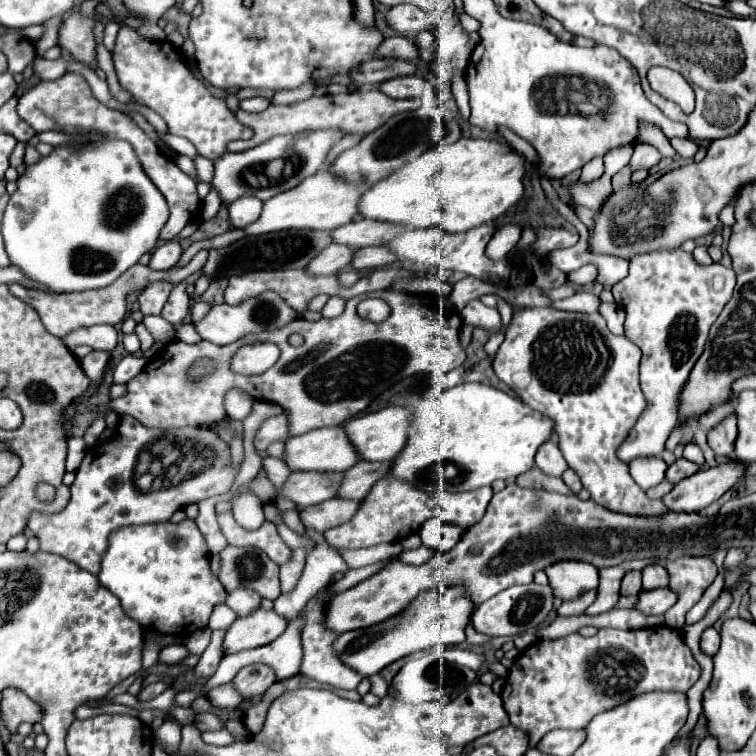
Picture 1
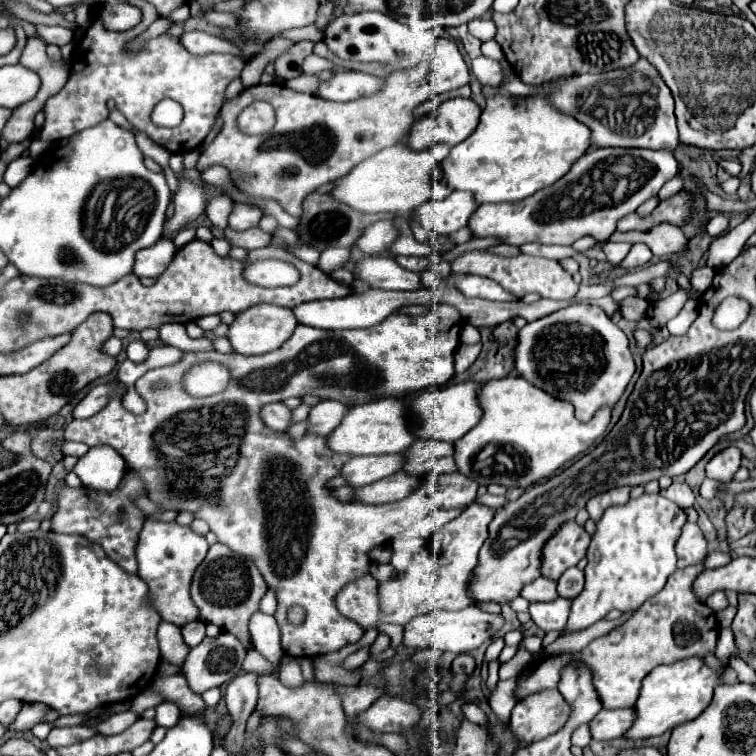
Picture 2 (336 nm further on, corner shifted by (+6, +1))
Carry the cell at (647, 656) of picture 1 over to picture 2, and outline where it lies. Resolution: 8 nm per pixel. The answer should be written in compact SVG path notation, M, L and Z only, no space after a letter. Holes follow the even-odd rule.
M702 564L676 570L668 578L664 588L652 598L648 598L626 624L618 626L606 636L592 640L578 656L546 656L544 660L538 660L536 668L532 670L532 676L520 682L518 690L520 698L544 688L556 688L564 662L572 658L580 658L592 666L594 686L600 694L602 706L608 710L634 706L634 702L640 696L644 676L660 664L672 664L686 656L702 656L710 666L716 666L712 650L716 648L720 626L714 610L708 608L692 589L694 580L702 572L704 572Z

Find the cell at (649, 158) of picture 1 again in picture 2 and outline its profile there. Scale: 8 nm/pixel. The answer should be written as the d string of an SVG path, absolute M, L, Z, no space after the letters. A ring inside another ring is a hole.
M592 148L588 154L584 154L572 170L560 178L550 188L544 188L536 192L534 196L520 200L520 202L504 202L504 204L482 204L476 214L472 216L472 222L468 224L470 230L476 234L476 238L488 238L496 236L502 238L506 244L526 244L526 242L540 242L540 244L572 244L574 240L582 236L592 236L598 242L606 240L612 232L616 232L616 224L620 218L624 218L630 212L636 212L636 208L648 200L650 196L658 194L662 184L678 174L678 162L672 152L668 150L644 150L644 148ZM620 180L626 180L626 192L622 196L616 196L614 190L620 184Z

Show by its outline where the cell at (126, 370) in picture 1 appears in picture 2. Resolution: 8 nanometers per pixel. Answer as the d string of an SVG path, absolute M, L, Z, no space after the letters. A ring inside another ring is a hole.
M100 384L100 386L94 386L80 402L78 406L72 410L72 418L90 418L94 416L96 412L100 412L110 396L114 394L114 388L112 386L106 386L106 384Z

